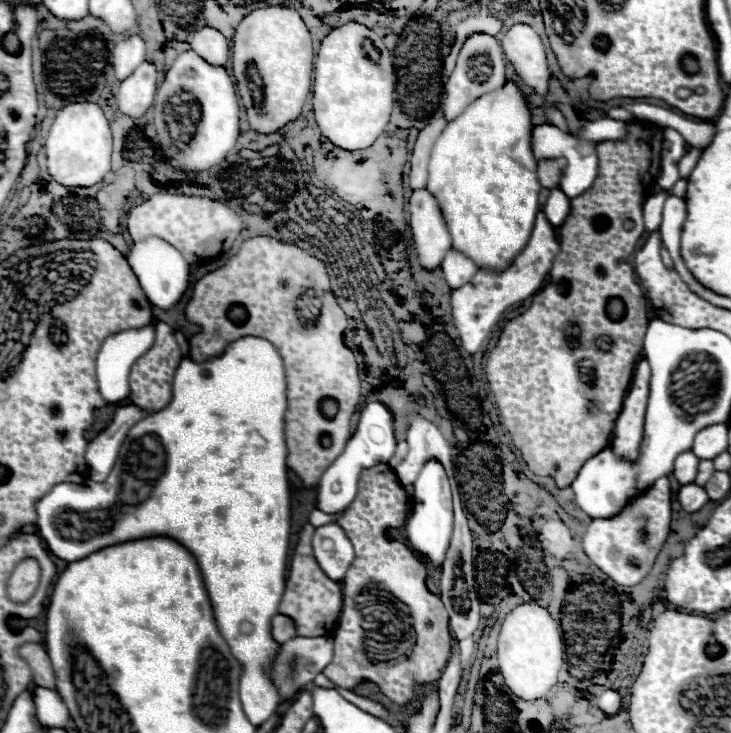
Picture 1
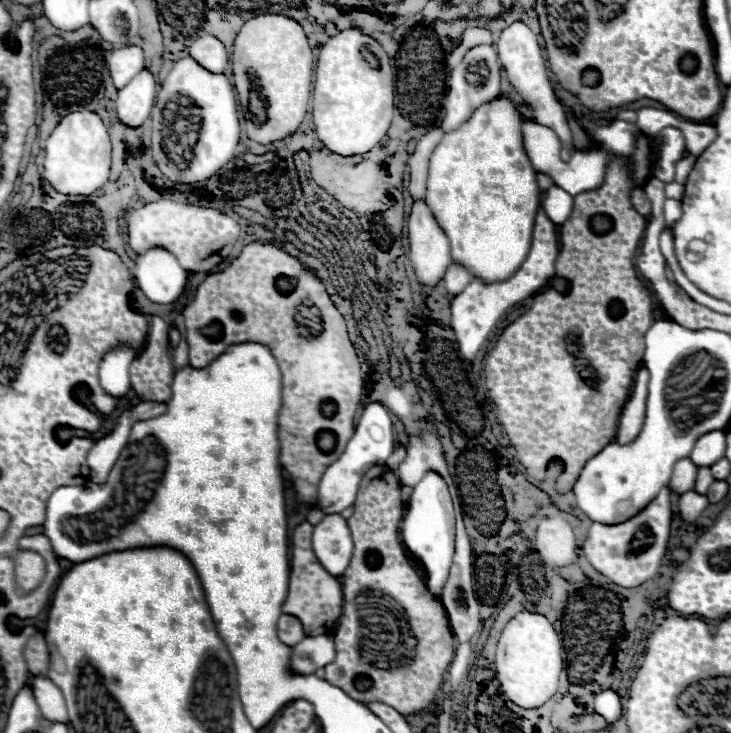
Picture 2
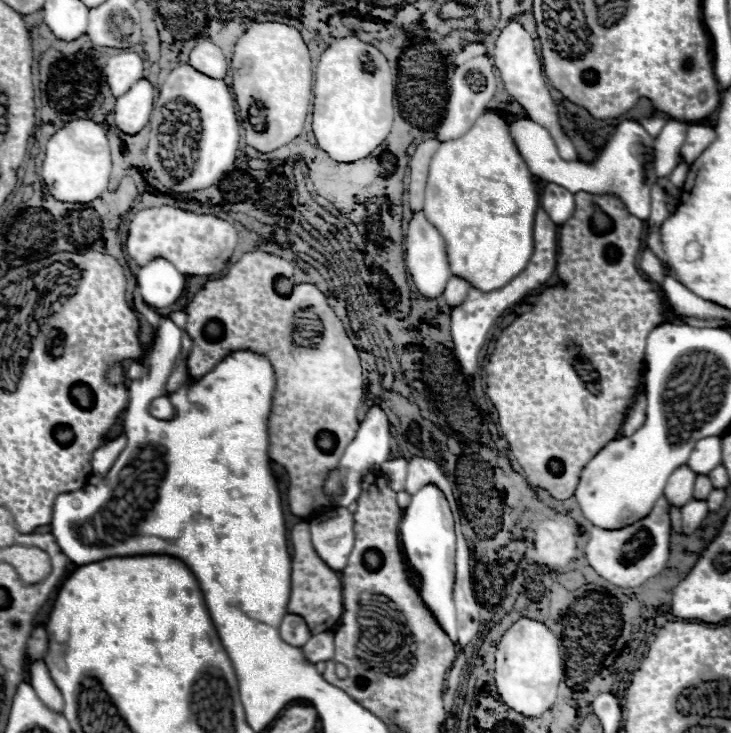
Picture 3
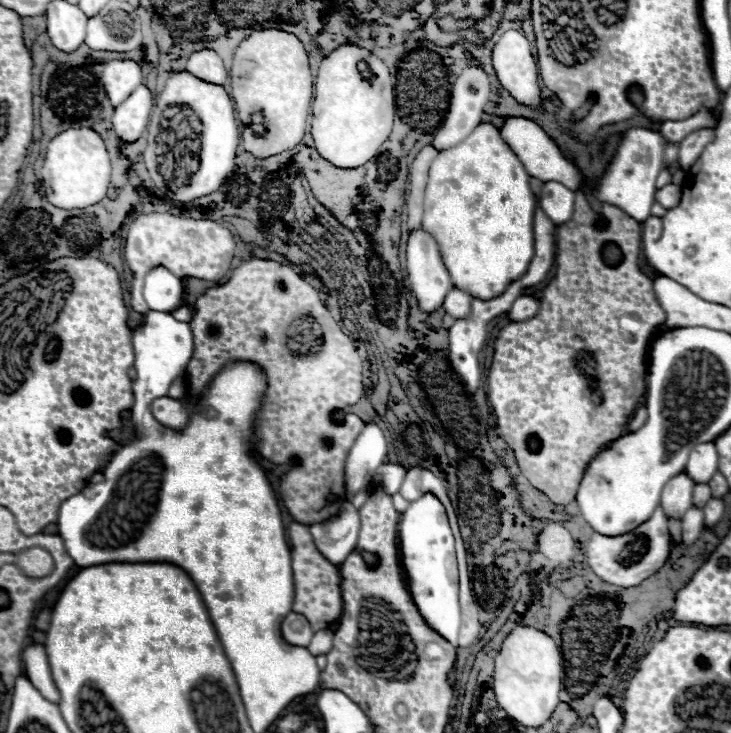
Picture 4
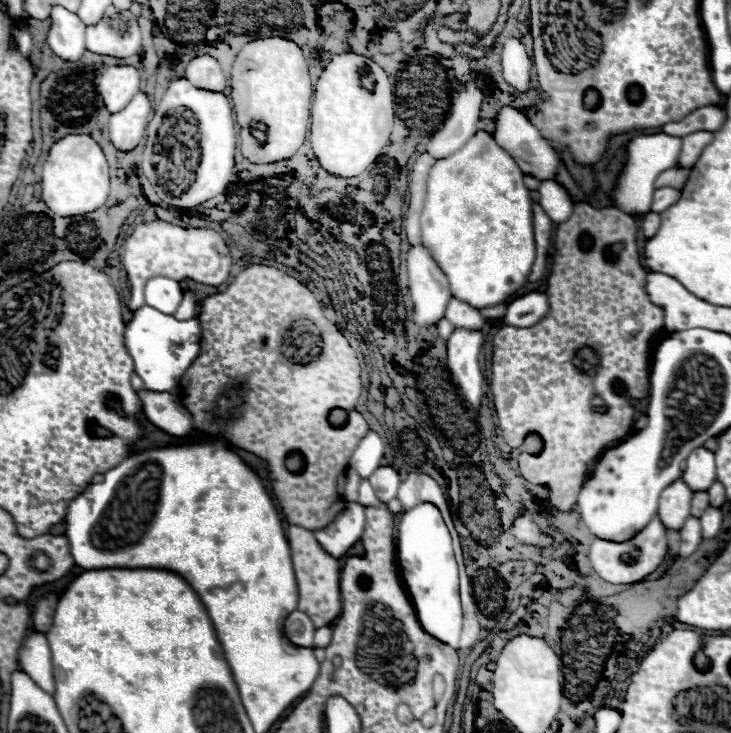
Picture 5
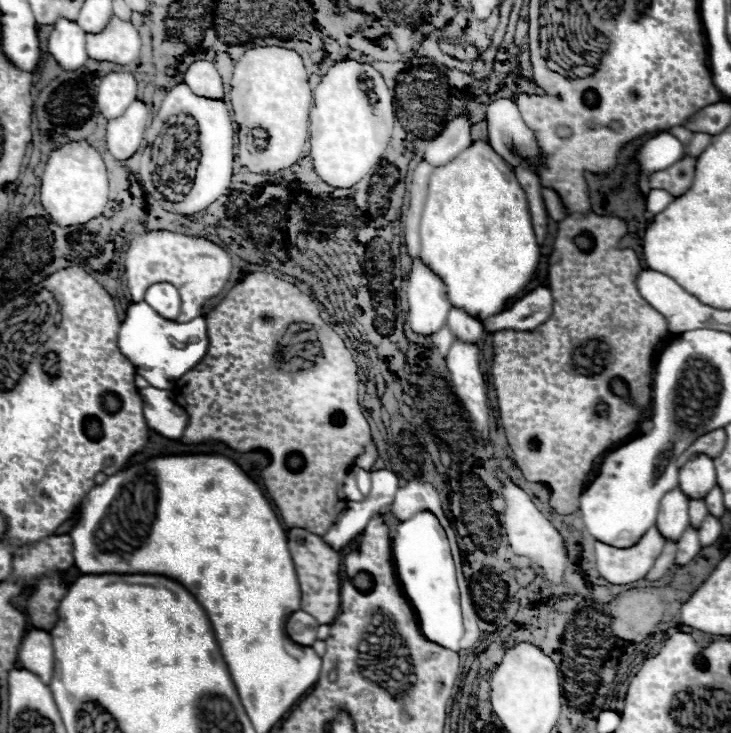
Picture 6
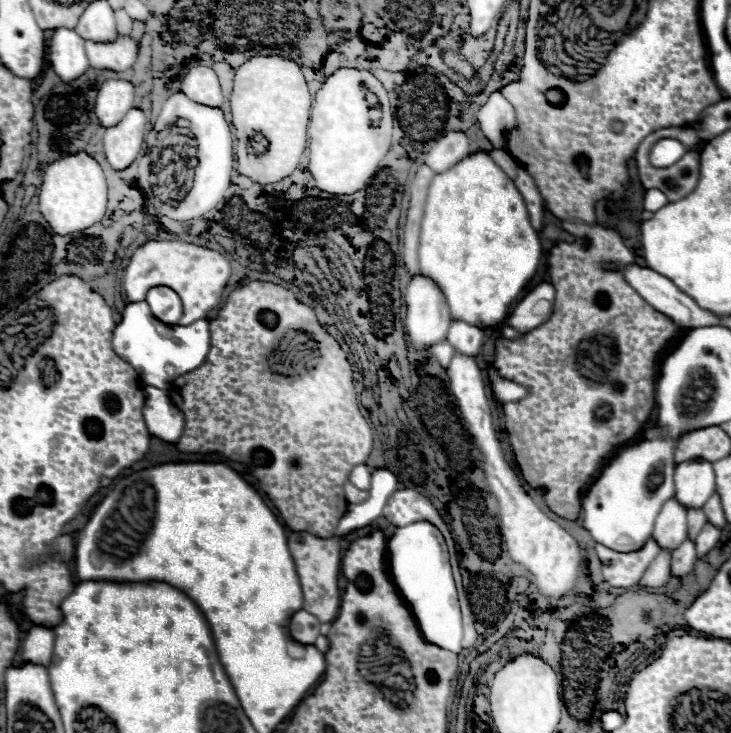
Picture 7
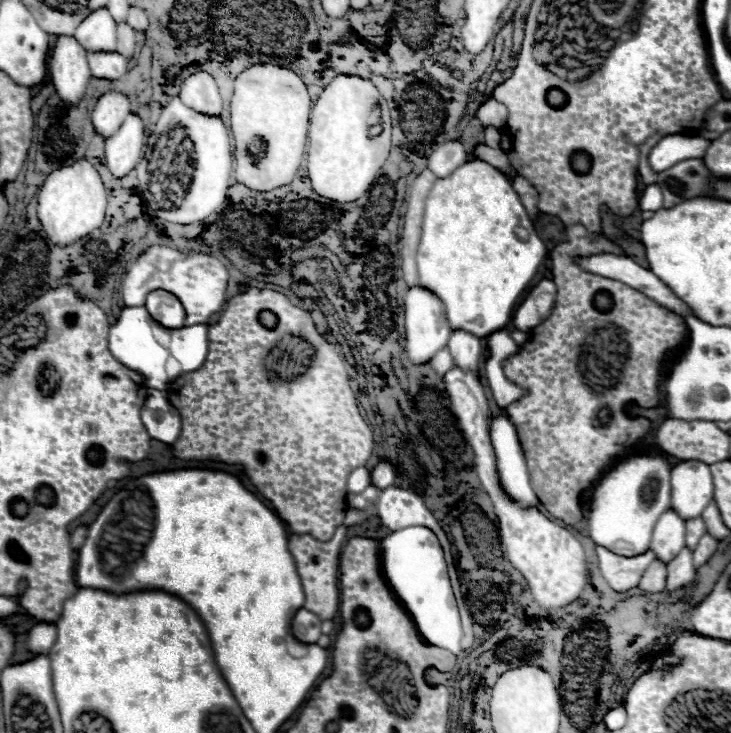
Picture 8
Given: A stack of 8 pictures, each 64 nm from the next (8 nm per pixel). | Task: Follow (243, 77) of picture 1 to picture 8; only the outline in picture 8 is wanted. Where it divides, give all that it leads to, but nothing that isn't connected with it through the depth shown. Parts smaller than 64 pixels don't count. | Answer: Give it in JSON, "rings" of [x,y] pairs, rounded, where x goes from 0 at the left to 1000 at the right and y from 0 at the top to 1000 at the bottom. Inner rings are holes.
{"rings":[[[347,87],[326,101],[315,139],[323,246],[345,259],[372,259],[394,251],[413,224],[421,191],[427,136],[413,106],[383,87]]]}

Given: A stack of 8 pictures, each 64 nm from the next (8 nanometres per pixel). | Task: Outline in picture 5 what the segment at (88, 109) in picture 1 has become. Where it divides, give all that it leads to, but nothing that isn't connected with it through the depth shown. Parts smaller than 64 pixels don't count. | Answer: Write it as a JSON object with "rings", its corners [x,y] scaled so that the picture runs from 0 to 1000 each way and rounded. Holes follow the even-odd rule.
{"rings":[[[115,183],[115,186],[88,186],[71,196],[66,207],[66,218],[57,229],[57,270],[82,295],[104,295],[118,292],[137,284],[150,259],[150,226],[148,218],[134,199],[134,194]]]}

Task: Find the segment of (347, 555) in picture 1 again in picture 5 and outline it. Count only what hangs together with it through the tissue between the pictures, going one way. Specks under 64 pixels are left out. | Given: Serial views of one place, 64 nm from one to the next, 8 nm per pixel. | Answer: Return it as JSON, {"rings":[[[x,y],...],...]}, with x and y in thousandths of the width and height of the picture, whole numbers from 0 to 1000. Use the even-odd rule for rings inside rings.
{"rings":[[[473,685],[473,693],[446,720],[430,723],[435,742],[454,759],[468,761],[490,737],[498,720],[498,690]]]}

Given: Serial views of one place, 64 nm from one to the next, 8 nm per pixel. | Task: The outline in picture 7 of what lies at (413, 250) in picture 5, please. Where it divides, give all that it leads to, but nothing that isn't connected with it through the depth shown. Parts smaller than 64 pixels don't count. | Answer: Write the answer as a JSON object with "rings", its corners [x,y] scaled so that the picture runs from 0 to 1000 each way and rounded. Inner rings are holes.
{"rings":[[[566,377],[555,393],[555,453],[569,475],[610,461],[616,420],[605,396],[585,377]]]}

